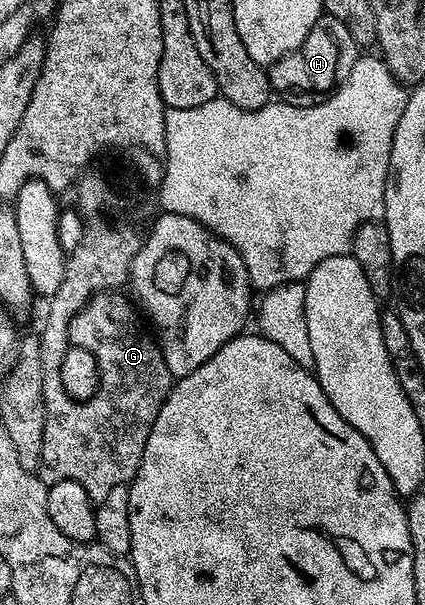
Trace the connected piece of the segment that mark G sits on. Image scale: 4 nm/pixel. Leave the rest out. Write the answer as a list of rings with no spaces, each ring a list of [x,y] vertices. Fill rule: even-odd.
[[[126,294],[122,299],[115,296],[97,301],[97,317],[99,347],[93,347],[92,355],[98,363],[98,391],[89,400],[83,401],[83,413],[51,413],[51,417],[45,417],[45,439],[41,443],[42,480],[54,483],[73,479],[85,487],[93,503],[105,499],[113,487],[127,485],[135,478],[145,455],[145,443],[149,443],[149,431],[153,431],[153,423],[157,419],[157,411],[161,411],[161,403],[165,403],[175,382],[165,364],[158,340],[136,304]]]

